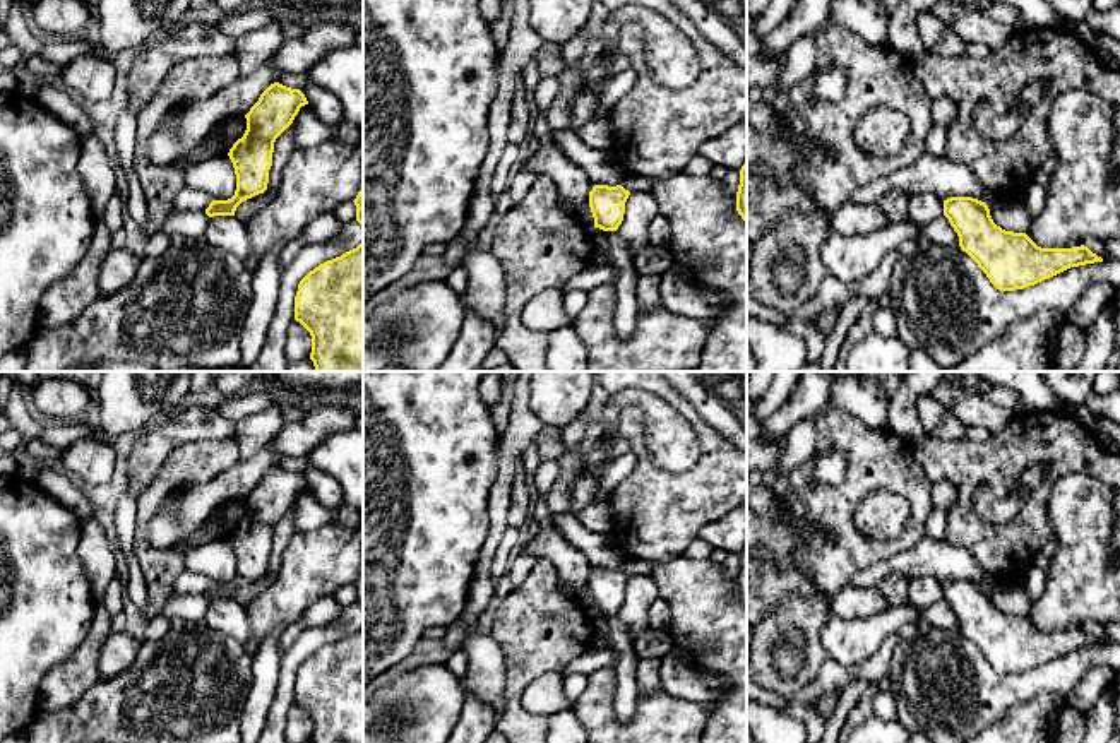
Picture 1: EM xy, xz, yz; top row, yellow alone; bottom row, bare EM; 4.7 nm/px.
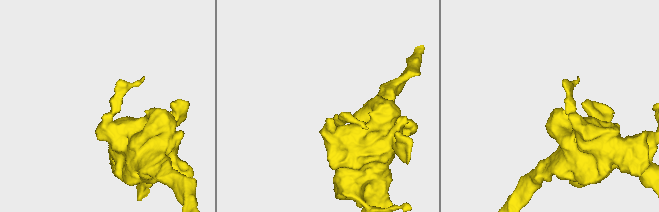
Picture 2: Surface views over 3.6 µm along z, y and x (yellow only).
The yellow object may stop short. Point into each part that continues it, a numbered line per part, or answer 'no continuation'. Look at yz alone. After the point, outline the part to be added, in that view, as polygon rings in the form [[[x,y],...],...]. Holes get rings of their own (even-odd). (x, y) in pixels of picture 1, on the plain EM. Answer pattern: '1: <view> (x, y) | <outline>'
no continuation

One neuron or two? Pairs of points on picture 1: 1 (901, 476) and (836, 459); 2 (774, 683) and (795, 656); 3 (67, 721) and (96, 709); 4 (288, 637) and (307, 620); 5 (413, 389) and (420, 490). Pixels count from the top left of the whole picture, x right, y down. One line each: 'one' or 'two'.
1: two
2: two
3: one
4: one
5: one

